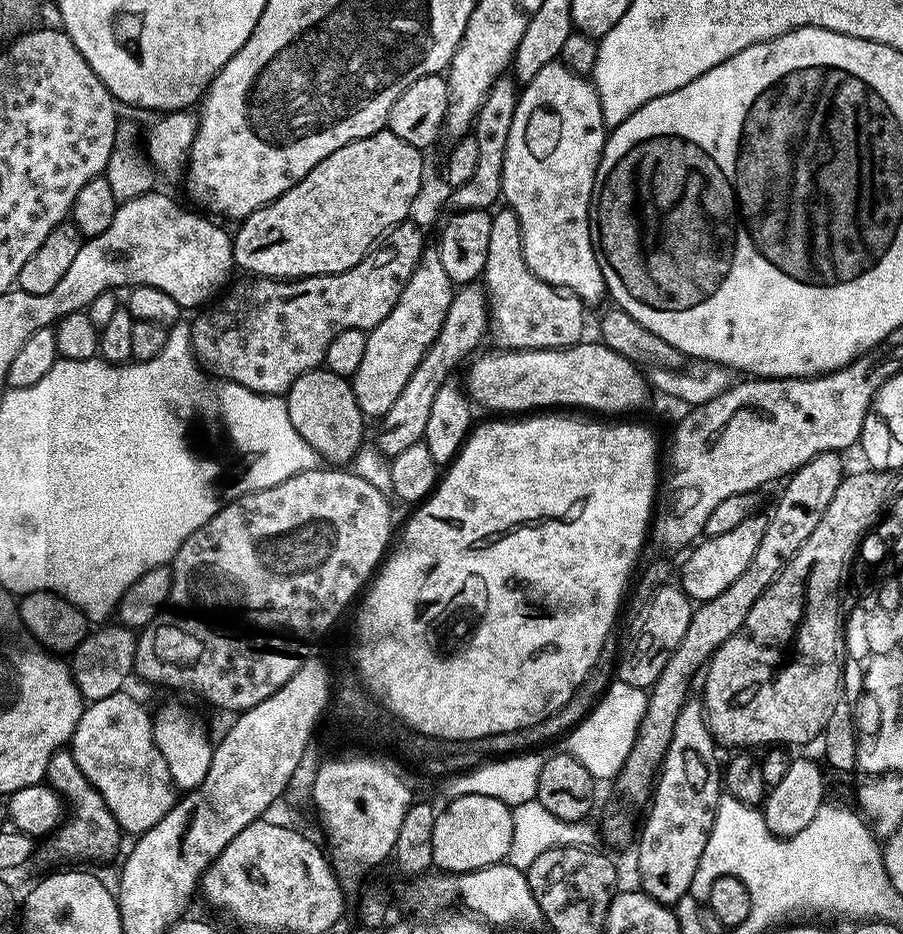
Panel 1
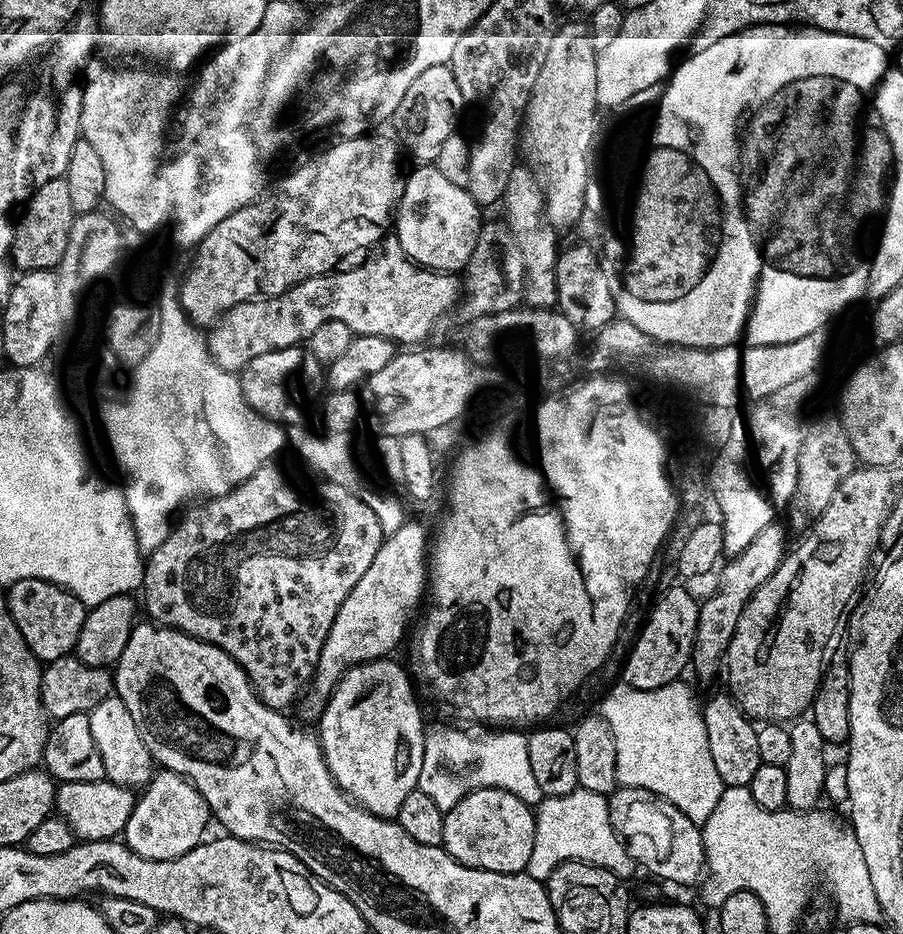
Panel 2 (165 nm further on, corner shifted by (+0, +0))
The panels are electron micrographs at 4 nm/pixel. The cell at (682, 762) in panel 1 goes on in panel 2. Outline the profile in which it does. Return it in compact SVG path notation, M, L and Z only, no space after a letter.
M773 522L765 526L761 532L742 550L742 554L731 557L728 565L721 570L716 580L716 593L700 604L698 614L698 626L694 630L694 646L692 647L691 671L696 671L702 679L708 680L716 671L721 671L726 660L726 653L730 642L734 638L734 630L738 626L738 618L749 598L751 598L758 586L766 582L778 570L786 555L784 548L784 528L780 522Z

